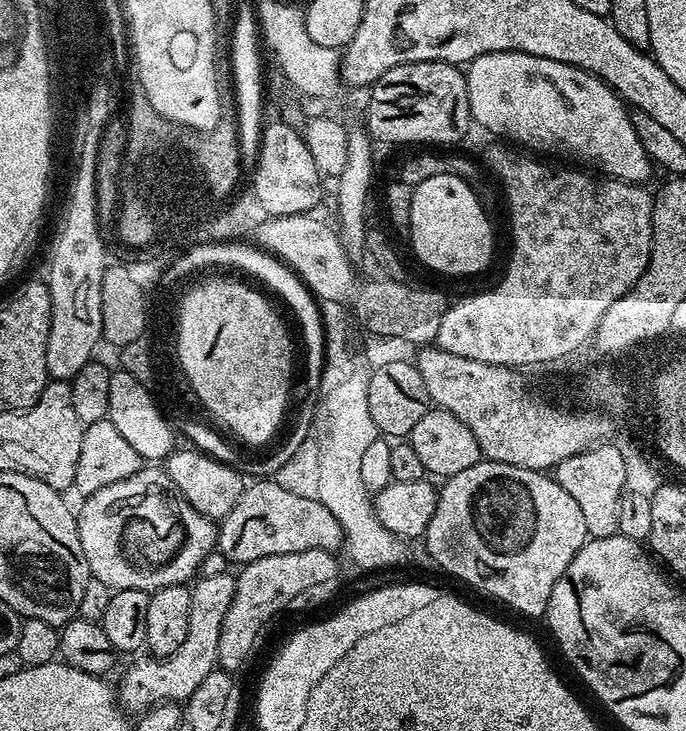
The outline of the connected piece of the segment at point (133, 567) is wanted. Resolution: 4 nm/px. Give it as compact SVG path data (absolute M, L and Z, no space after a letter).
M160 466L142 467L138 474L122 478L122 482L94 490L94 494L83 497L82 503L84 505L78 508L76 517L82 554L88 563L89 573L95 579L97 576L108 590L137 588L151 594L166 586L187 585L199 573L200 563L218 544L217 525L210 517L203 516L194 510L194 506L190 506L167 471Z

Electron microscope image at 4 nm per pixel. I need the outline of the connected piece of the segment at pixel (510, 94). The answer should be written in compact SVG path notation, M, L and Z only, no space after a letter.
M525 52L482 54L467 65L466 75L473 121L477 125L480 123L486 131L493 132L496 138L509 136L517 140L512 142L537 153L557 152L560 156L577 156L580 160L608 160L607 175L613 180L625 180L631 184L644 184L647 176L654 171L653 162L642 146L642 138L638 138L638 130L634 130L634 122L624 100L599 76L593 76L573 64L554 62Z

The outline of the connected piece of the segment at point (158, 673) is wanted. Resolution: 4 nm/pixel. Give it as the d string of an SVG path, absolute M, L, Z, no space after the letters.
M228 572L214 577L199 577L191 585L190 622L182 646L178 646L174 654L163 658L136 660L125 670L120 688L118 684L118 703L125 713L143 714L158 704L183 702L190 698L190 694L194 694L194 690L198 690L202 678L206 678L206 674L217 667L218 634L222 632L222 618L226 618L226 610L235 589L236 576Z

